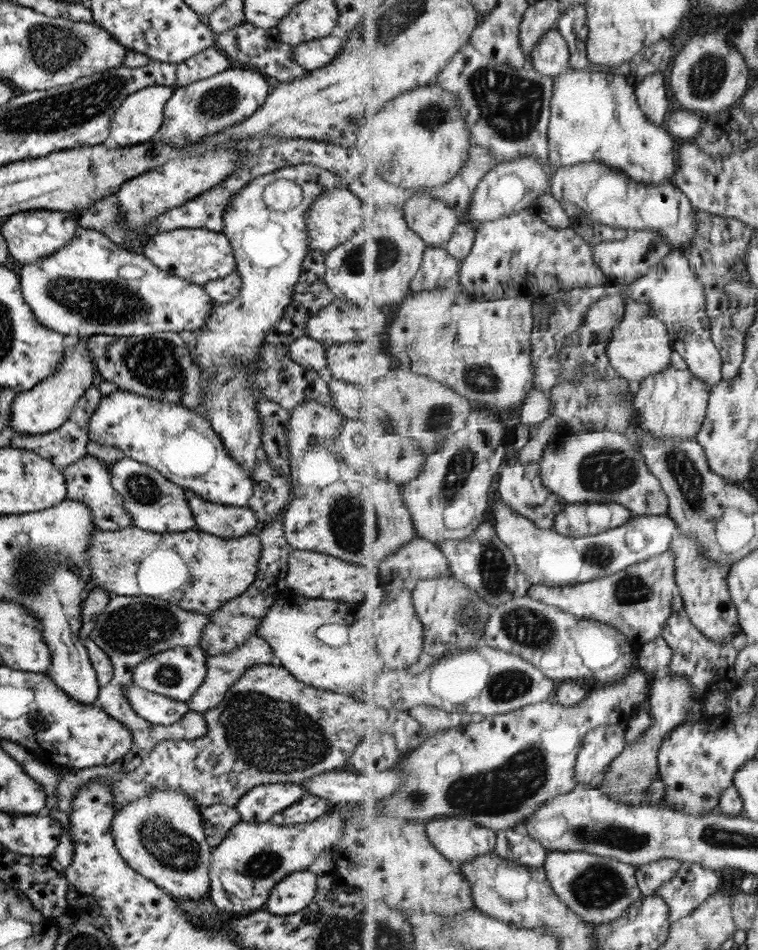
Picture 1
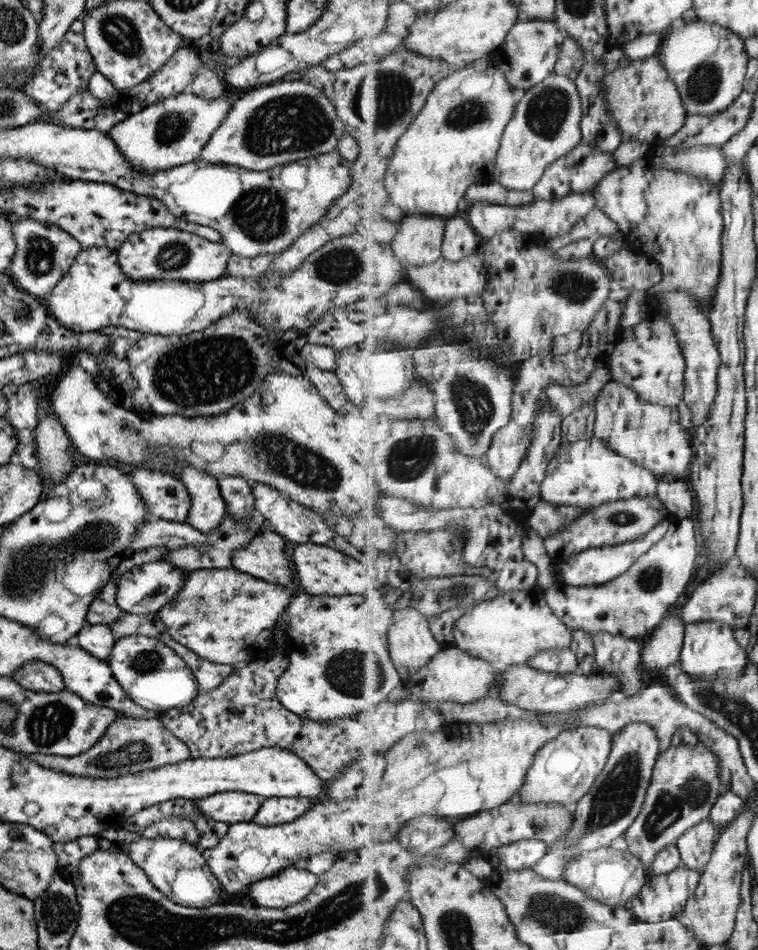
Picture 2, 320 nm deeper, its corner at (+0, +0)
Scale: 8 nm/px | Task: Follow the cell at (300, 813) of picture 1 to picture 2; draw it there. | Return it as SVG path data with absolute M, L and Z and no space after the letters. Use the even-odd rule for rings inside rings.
M269 797L259 803L259 808L251 821L261 826L285 824L307 812L309 804L309 799L303 797Z

